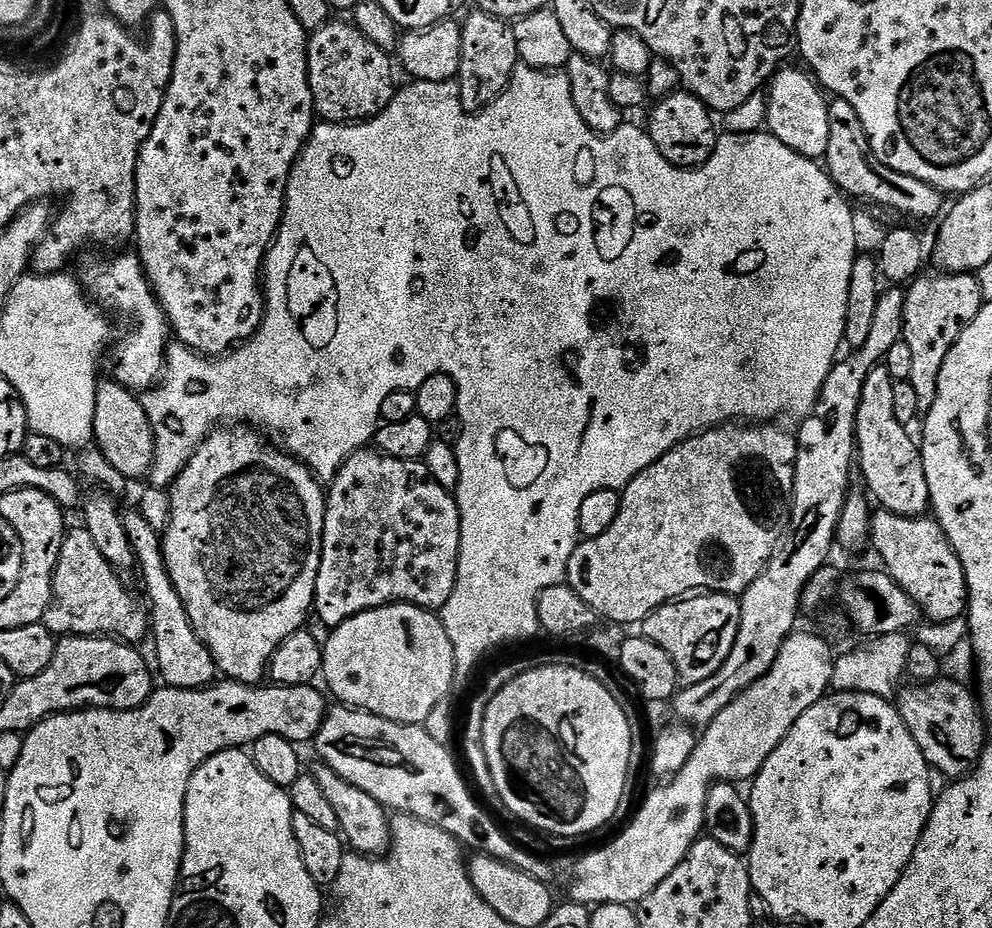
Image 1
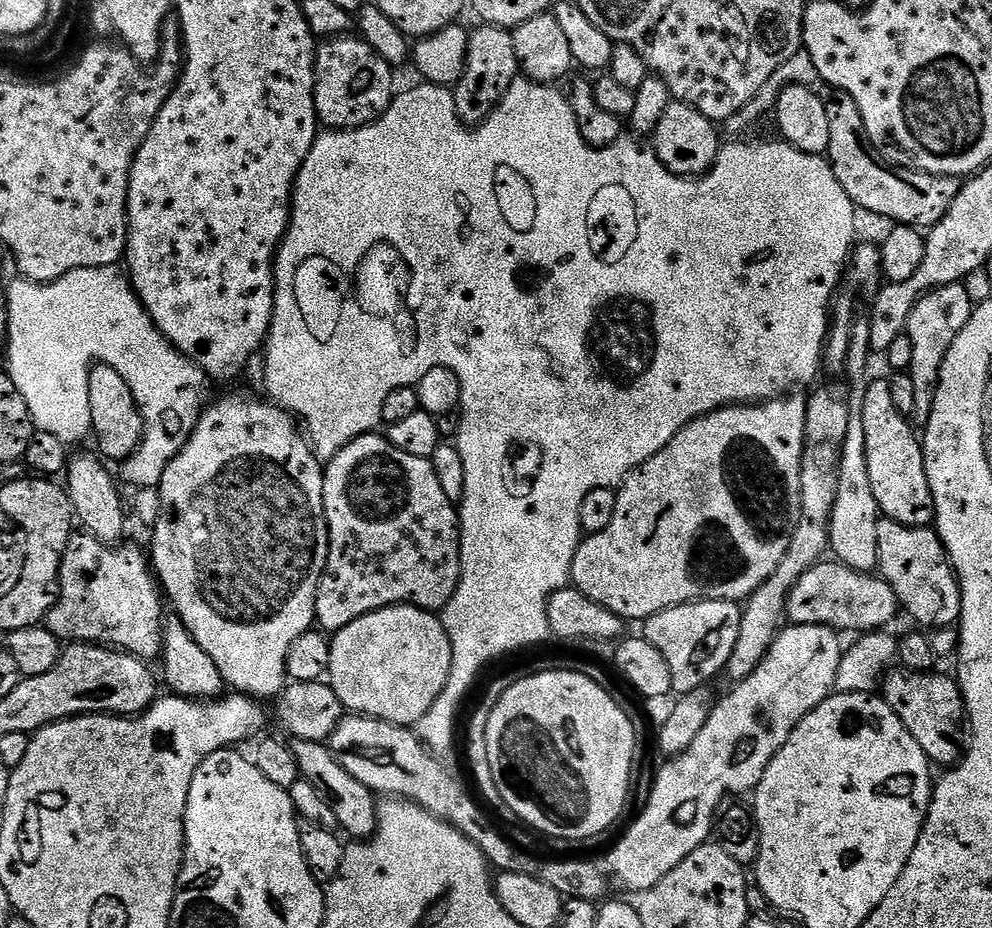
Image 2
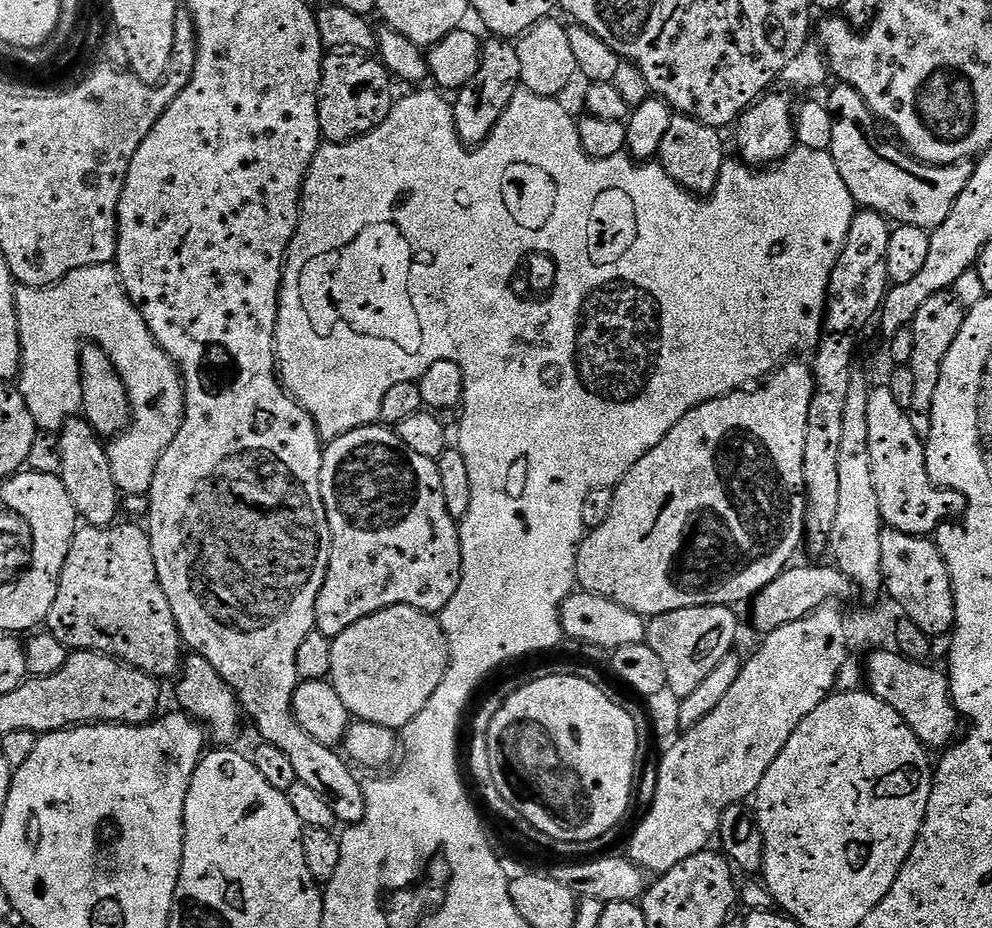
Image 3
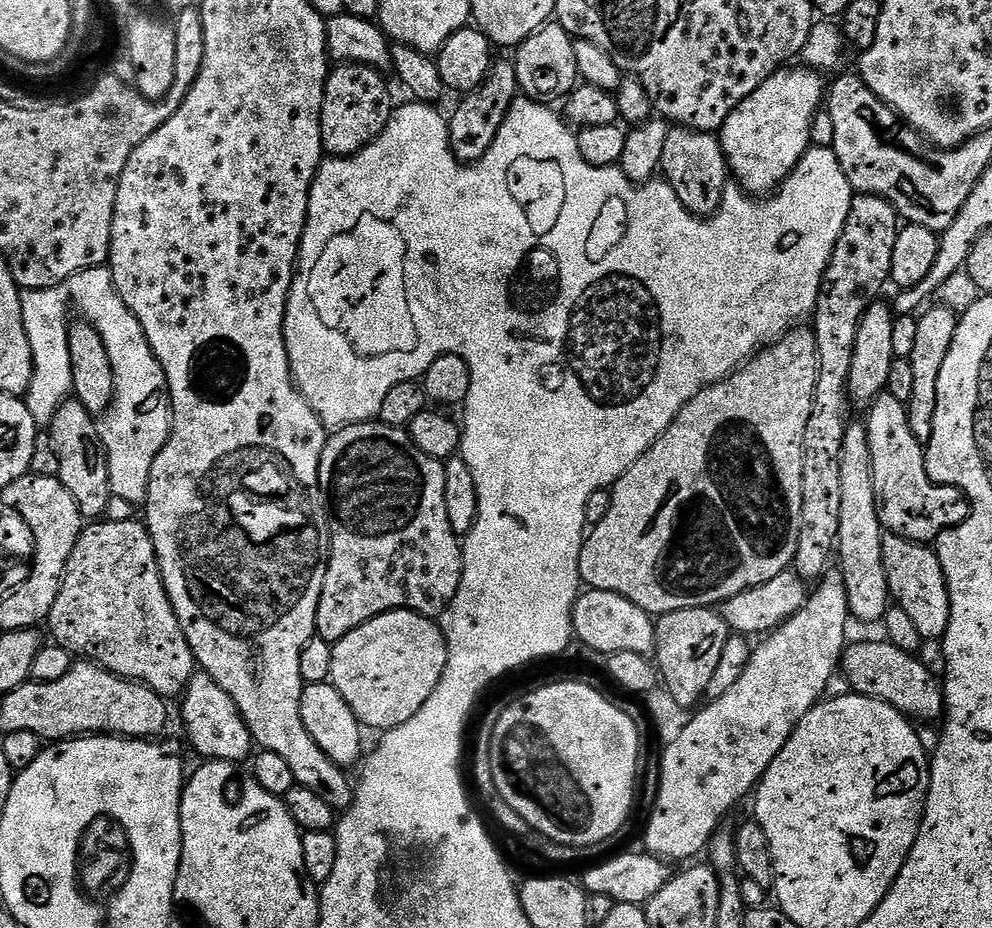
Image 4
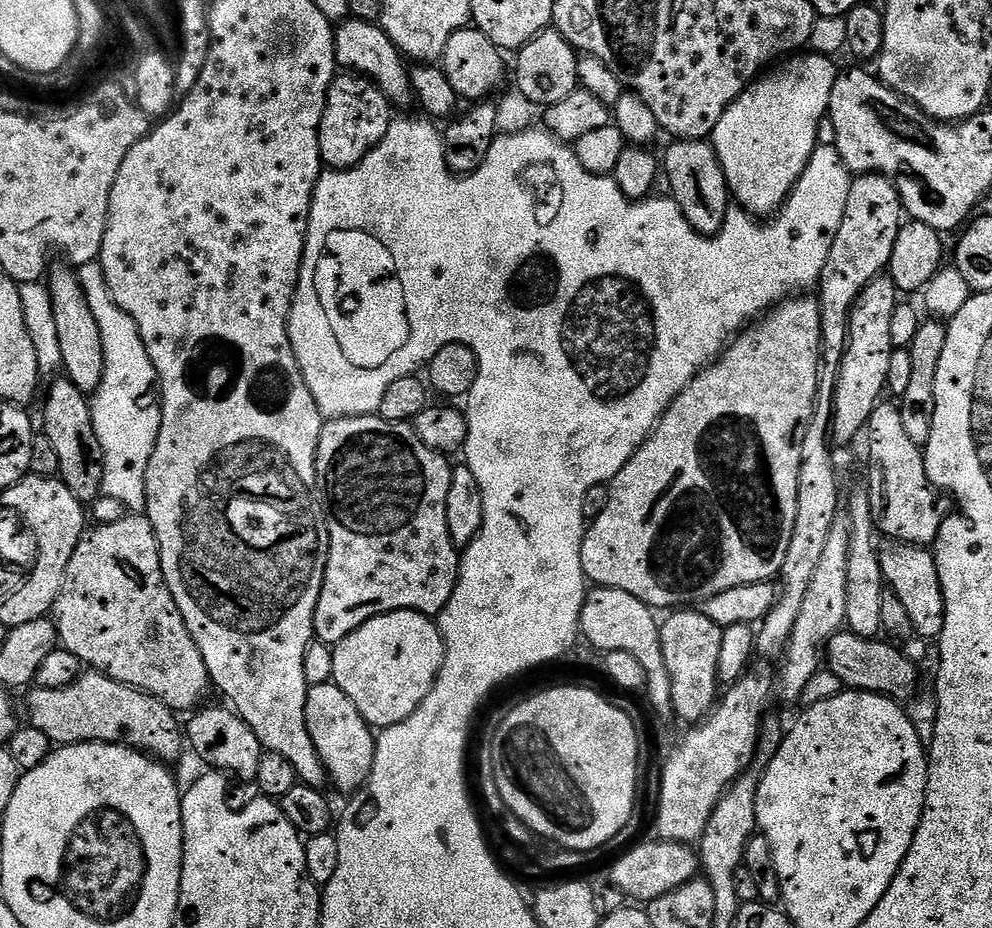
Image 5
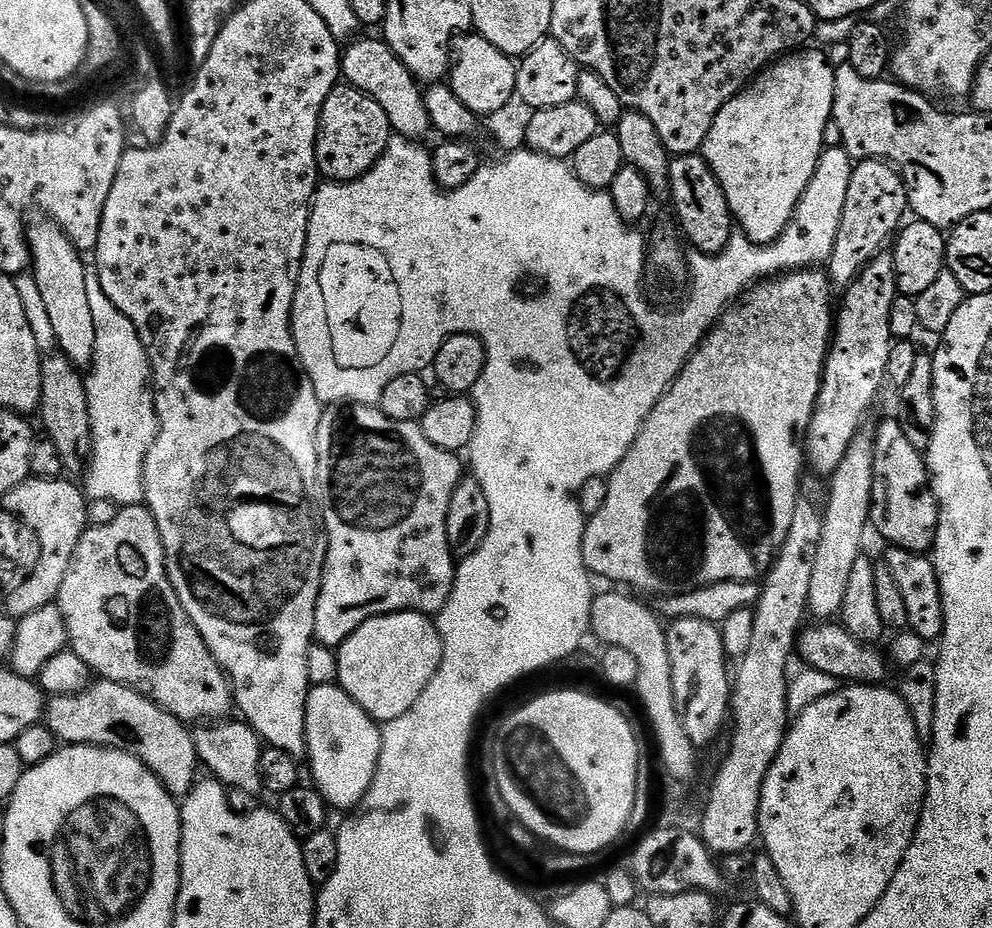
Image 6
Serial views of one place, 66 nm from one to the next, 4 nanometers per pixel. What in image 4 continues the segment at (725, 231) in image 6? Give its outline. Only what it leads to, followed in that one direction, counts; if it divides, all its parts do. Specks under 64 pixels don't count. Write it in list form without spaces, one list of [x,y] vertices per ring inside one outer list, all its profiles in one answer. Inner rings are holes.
[[[669,127],[659,171],[674,194],[678,194],[678,202],[701,218],[713,216],[719,210],[724,187],[730,182],[728,159],[719,139],[711,132],[695,132],[692,128]]]

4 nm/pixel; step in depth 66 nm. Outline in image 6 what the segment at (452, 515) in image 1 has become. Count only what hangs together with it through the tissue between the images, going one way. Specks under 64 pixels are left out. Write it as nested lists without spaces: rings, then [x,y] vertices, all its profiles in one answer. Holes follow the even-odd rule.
[[[366,404],[332,406],[321,411],[320,425],[316,435],[316,453],[318,454],[316,487],[320,510],[324,513],[324,529],[328,532],[328,553],[324,563],[324,577],[320,583],[318,602],[314,610],[315,643],[325,644],[333,650],[339,649],[344,639],[354,634],[354,630],[358,630],[358,626],[362,626],[367,620],[373,620],[376,616],[388,616],[392,612],[440,613],[442,606],[446,606],[450,598],[450,590],[456,577],[457,561],[453,557],[450,542],[446,538],[446,514],[450,510],[450,498],[462,479],[461,457],[455,452],[447,452],[434,446],[434,442],[430,442],[430,438],[426,438],[426,434],[420,429],[419,423],[394,422],[386,418],[386,414],[382,414],[379,407]]]

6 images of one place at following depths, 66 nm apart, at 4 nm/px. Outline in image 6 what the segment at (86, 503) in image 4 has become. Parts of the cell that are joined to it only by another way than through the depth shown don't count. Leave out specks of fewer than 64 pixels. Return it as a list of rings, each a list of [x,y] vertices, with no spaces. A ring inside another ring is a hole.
[[[58,350],[45,355],[40,362],[42,370],[42,398],[38,417],[44,423],[43,435],[54,446],[62,458],[65,473],[80,478],[85,475],[88,462],[92,458],[92,427],[90,426],[90,406],[88,405],[88,386],[81,369],[75,368]]]

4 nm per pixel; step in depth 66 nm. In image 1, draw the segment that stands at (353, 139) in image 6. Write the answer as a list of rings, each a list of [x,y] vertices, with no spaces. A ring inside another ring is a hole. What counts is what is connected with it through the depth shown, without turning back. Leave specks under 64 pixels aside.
[[[329,22],[308,41],[308,81],[316,116],[329,124],[358,124],[372,120],[390,106],[398,91],[392,81],[394,60],[356,29],[351,22]]]

